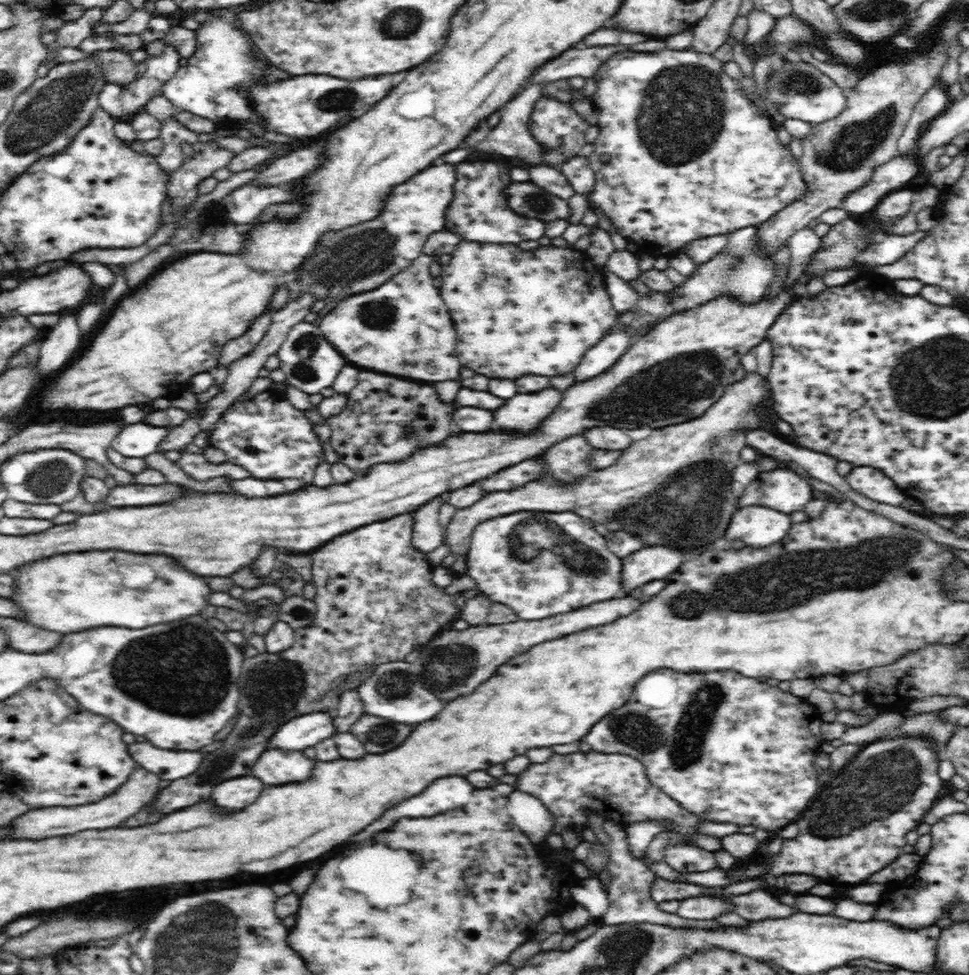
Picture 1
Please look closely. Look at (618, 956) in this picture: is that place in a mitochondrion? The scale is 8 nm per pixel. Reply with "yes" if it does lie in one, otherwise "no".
yes

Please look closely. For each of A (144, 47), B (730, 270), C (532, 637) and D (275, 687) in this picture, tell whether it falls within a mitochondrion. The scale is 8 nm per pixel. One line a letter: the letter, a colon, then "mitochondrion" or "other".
A: other
B: mitochondrion
C: other
D: mitochondrion

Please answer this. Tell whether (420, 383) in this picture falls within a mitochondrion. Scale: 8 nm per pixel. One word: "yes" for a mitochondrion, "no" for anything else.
no

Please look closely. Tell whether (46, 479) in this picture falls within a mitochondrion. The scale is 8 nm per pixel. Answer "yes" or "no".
yes

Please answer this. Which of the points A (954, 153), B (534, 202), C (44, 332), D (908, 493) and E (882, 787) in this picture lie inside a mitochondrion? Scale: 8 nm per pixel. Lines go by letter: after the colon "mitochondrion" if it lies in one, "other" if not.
A: other
B: mitochondrion
C: other
D: other
E: mitochondrion

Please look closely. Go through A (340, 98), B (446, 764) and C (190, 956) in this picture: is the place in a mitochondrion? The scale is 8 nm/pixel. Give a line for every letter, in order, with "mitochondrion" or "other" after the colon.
A: mitochondrion
B: other
C: mitochondrion

